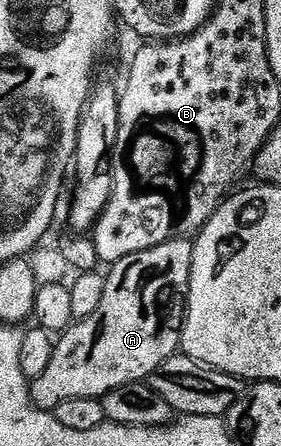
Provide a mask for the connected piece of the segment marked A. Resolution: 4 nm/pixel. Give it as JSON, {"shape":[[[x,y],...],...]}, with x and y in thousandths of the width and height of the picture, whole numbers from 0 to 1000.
{"shape":[[[651,534],[601,536],[580,549],[552,549],[537,558],[509,558],[495,567],[466,567],[452,576],[438,576],[420,590],[399,592],[374,617],[367,677],[352,684],[352,693],[338,693],[338,702],[324,702],[324,711],[263,722],[260,731],[199,762],[181,812],[171,814],[153,845],[121,850],[100,861],[103,886],[117,892],[117,910],[135,913],[146,922],[185,926],[199,913],[224,908],[224,899],[253,899],[253,890],[324,890],[327,895],[359,897],[370,886],[395,881],[395,872],[423,872],[423,863],[498,859],[527,852],[530,841],[552,836],[552,827],[566,827],[566,818],[580,818],[580,809],[594,809],[616,796],[633,794],[644,776],[644,738],[658,729],[658,693],[673,666],[683,583],[687,545],[669,534]]]}

